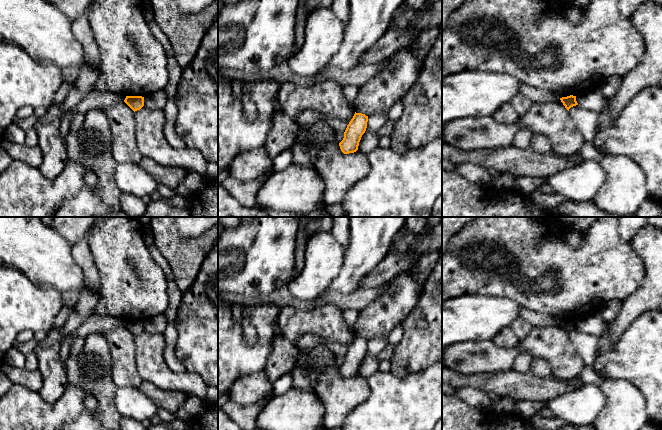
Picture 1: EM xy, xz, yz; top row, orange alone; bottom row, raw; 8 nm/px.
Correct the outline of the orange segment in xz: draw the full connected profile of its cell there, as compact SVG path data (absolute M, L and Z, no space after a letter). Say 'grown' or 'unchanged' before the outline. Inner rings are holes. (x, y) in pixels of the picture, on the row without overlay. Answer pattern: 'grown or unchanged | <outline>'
unchanged | M362 337L354 338L344 356L344 362L339 367L344 378L354 377L358 374L359 366L367 352L368 340Z

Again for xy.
unchanged | M126 320L124 326L135 336L144 330L144 321Z

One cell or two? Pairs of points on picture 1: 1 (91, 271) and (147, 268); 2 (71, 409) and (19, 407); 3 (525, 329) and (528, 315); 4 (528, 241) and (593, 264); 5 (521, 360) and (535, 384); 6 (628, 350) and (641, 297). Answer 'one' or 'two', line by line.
1: two
2: one
3: two
4: one
5: two
6: two

